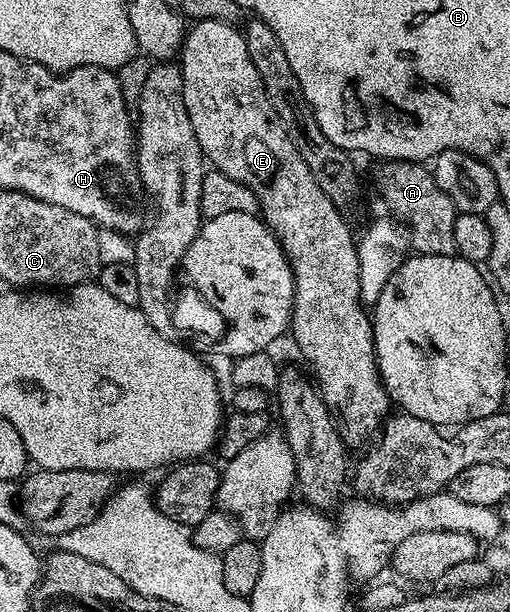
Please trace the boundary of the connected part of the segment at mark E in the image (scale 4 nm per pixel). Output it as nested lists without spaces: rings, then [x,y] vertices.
[[[213,19],[193,22],[184,36],[178,66],[186,113],[190,113],[190,125],[194,125],[194,137],[198,137],[205,160],[215,170],[226,173],[226,177],[234,177],[234,181],[246,185],[246,189],[258,197],[259,214],[275,233],[288,264],[292,266],[296,284],[290,336],[296,342],[301,357],[312,366],[310,375],[320,398],[336,420],[344,446],[349,449],[363,448],[389,418],[390,400],[380,379],[380,371],[376,368],[372,321],[360,297],[357,236],[352,236],[347,221],[340,216],[341,208],[329,195],[322,193],[318,181],[314,181],[314,173],[310,173],[306,161],[302,161],[294,141],[266,97],[264,82],[262,77],[258,77],[258,69],[254,69],[254,61],[250,61],[243,34],[233,24]]]

